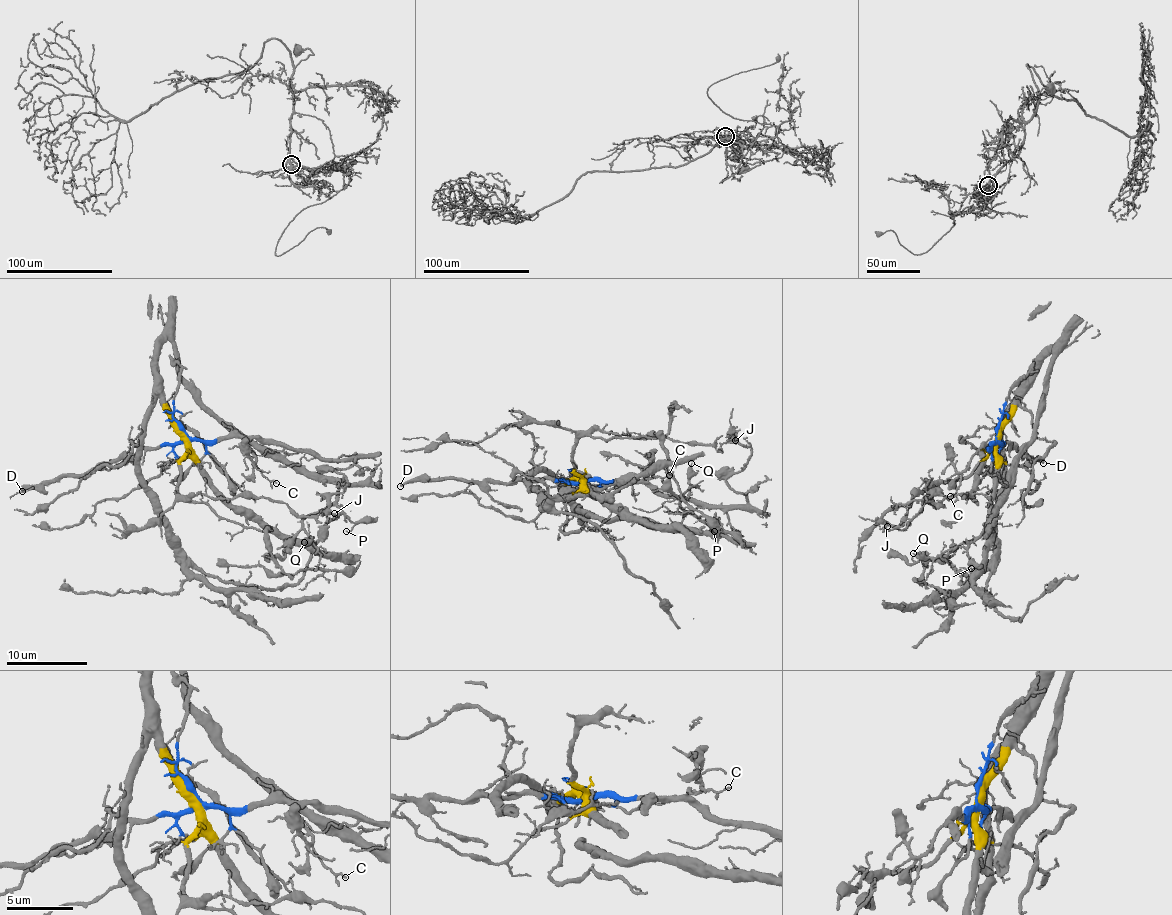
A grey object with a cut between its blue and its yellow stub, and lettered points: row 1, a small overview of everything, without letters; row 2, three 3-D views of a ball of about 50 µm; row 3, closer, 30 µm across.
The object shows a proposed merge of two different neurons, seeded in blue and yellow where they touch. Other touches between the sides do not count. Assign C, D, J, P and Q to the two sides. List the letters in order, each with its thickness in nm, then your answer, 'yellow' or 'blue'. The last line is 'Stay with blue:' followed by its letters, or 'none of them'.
C: 90 nm thick; blue
D: 320 nm thick; blue
J: 130 nm thick; blue
P: 120 nm thick; yellow
Q: 320 nm thick; yellow
Stay with blue: C, D, J

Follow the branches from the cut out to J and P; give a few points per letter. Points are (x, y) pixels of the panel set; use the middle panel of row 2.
J: (583, 479), (650, 482), (664, 495), (741, 507), (745, 496), (726, 480), (751, 450), (735, 433), (736, 440)
P: (583, 479), (564, 486), (574, 510), (591, 518), (708, 534), (715, 521), (723, 532), (713, 531)

